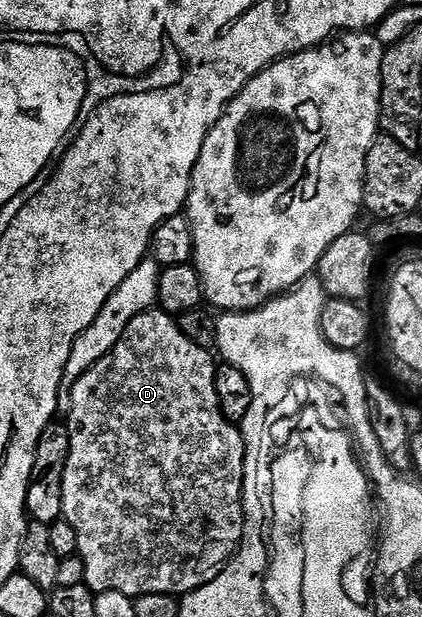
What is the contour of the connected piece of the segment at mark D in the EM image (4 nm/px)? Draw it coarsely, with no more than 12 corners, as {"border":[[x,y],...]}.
{"border":[[161,309],[70,391],[87,587],[181,597],[242,542],[248,448]]}

